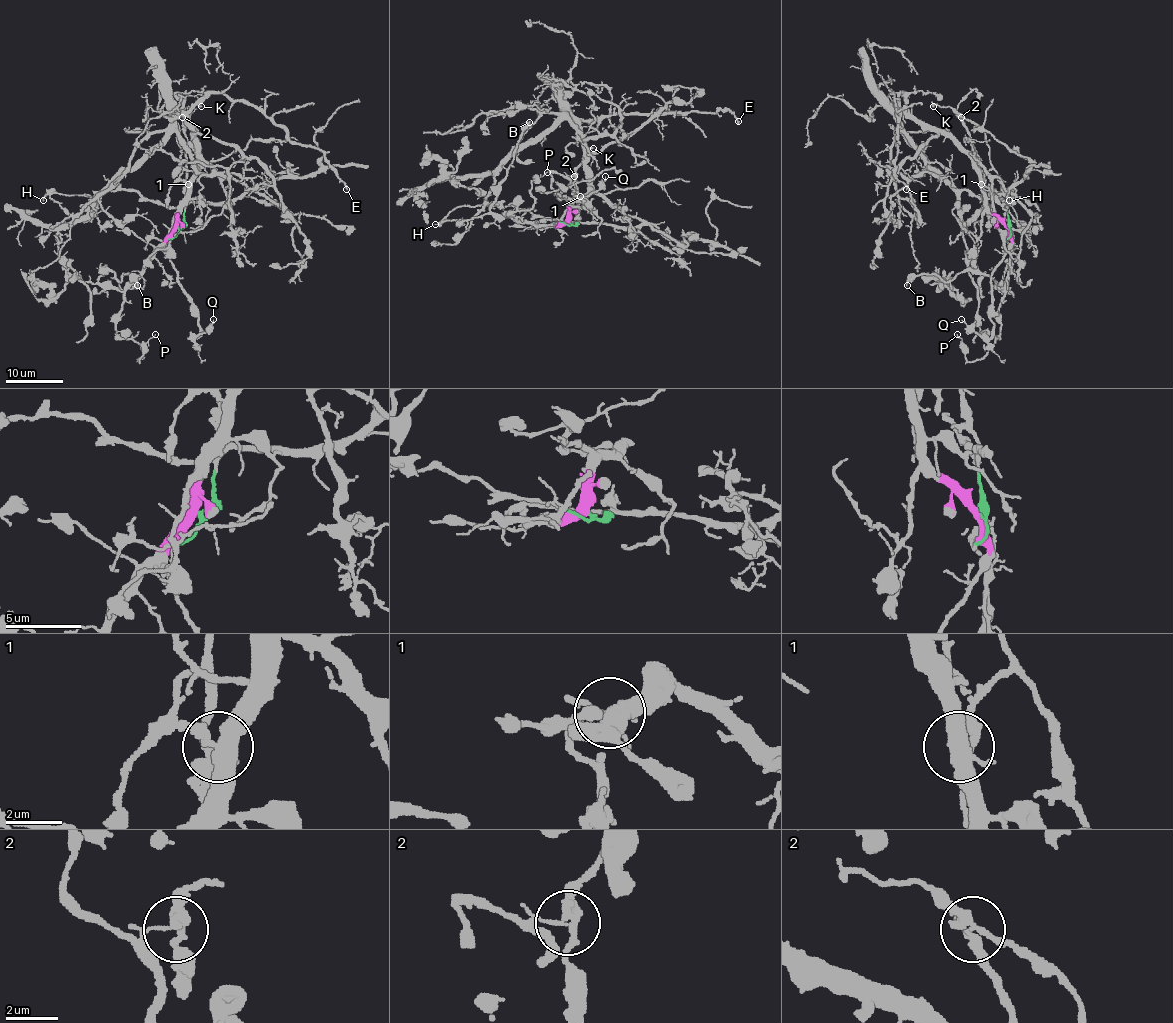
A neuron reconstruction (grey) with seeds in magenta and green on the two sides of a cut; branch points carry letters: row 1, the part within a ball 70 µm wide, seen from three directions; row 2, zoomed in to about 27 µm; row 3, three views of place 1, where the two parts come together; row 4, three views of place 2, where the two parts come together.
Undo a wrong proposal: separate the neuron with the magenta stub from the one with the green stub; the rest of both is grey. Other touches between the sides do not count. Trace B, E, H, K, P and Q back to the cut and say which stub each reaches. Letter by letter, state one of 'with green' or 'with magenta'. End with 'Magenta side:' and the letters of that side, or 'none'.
B: with magenta
E: with magenta
H: with green
K: with green
P: with magenta
Q: with magenta
Magenta side: B, E, P, Q

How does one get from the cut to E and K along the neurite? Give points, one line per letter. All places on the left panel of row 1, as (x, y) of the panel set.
E: (176, 227), (197, 159), (189, 110), (211, 94), (246, 100), (290, 140), (318, 147), (347, 189)
K: (176, 227), (182, 224), (187, 198), (182, 113), (195, 104), (201, 107)

